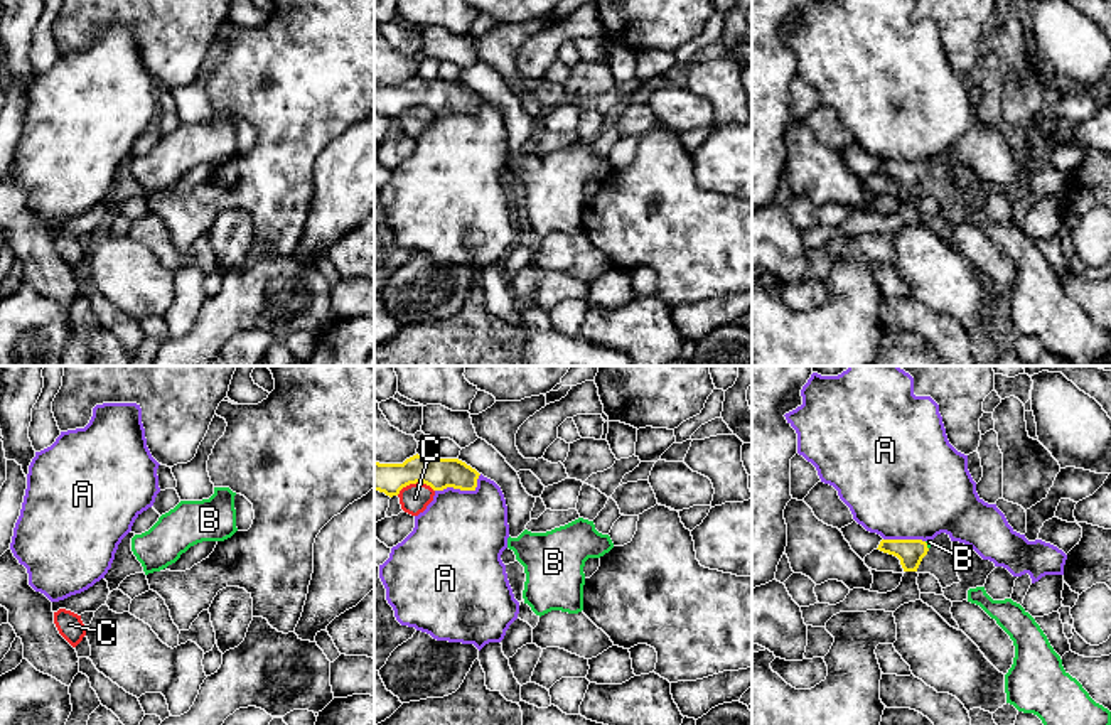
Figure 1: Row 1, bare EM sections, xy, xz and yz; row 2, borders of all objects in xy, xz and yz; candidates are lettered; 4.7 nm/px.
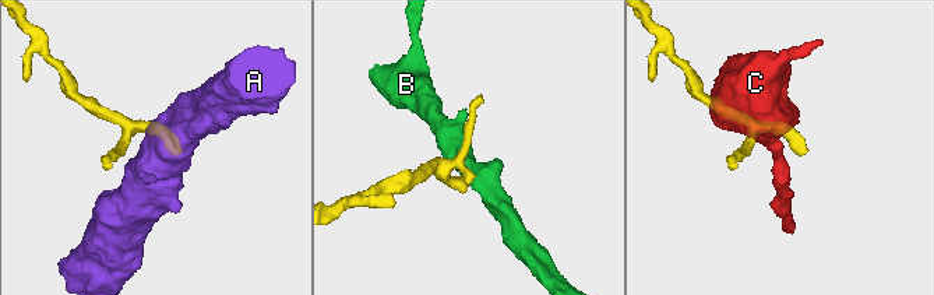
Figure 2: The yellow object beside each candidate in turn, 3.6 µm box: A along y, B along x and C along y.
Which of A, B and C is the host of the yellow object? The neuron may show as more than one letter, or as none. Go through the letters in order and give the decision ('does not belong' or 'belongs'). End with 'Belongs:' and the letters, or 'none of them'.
A: does not belong
B: belongs
C: does not belong
Belongs: B

